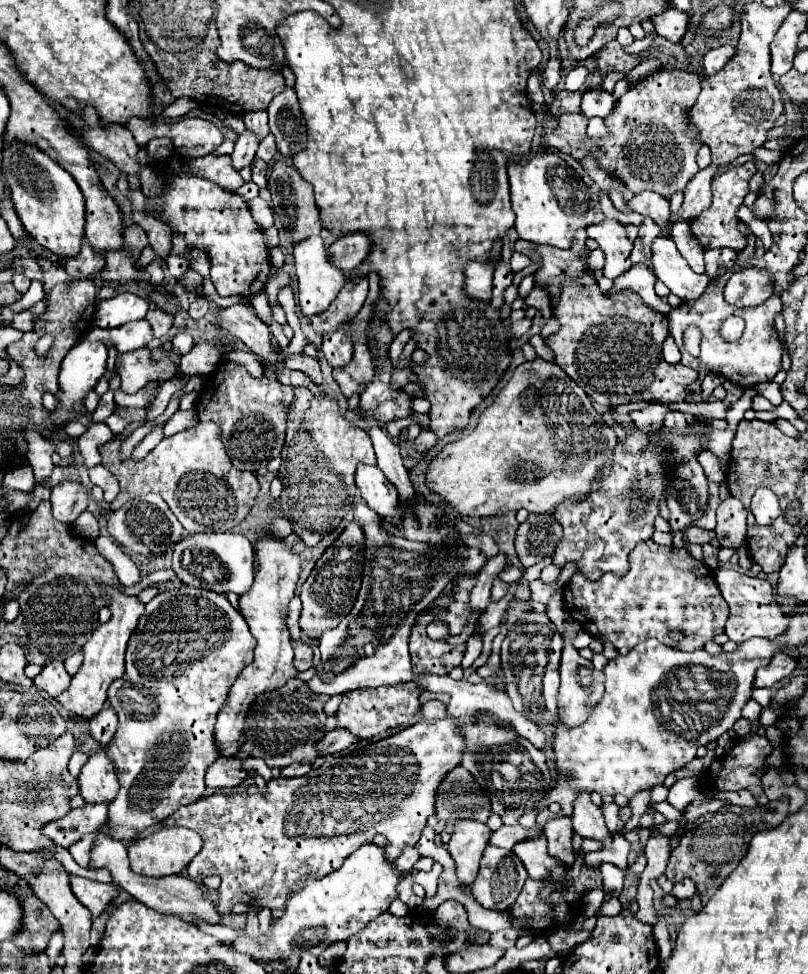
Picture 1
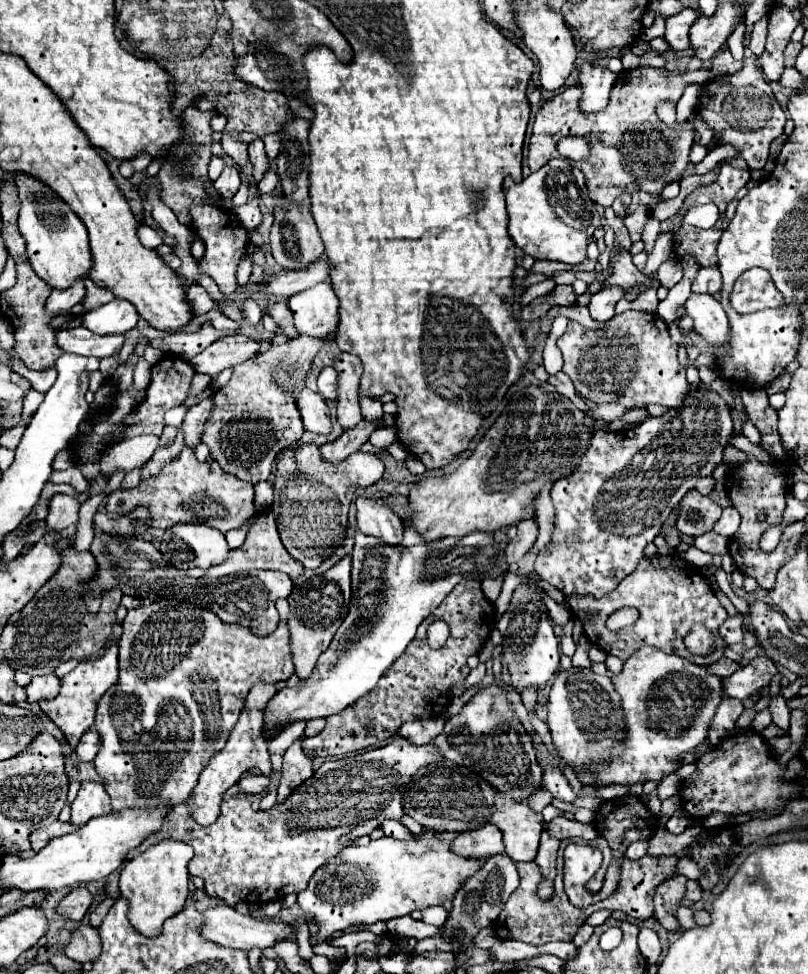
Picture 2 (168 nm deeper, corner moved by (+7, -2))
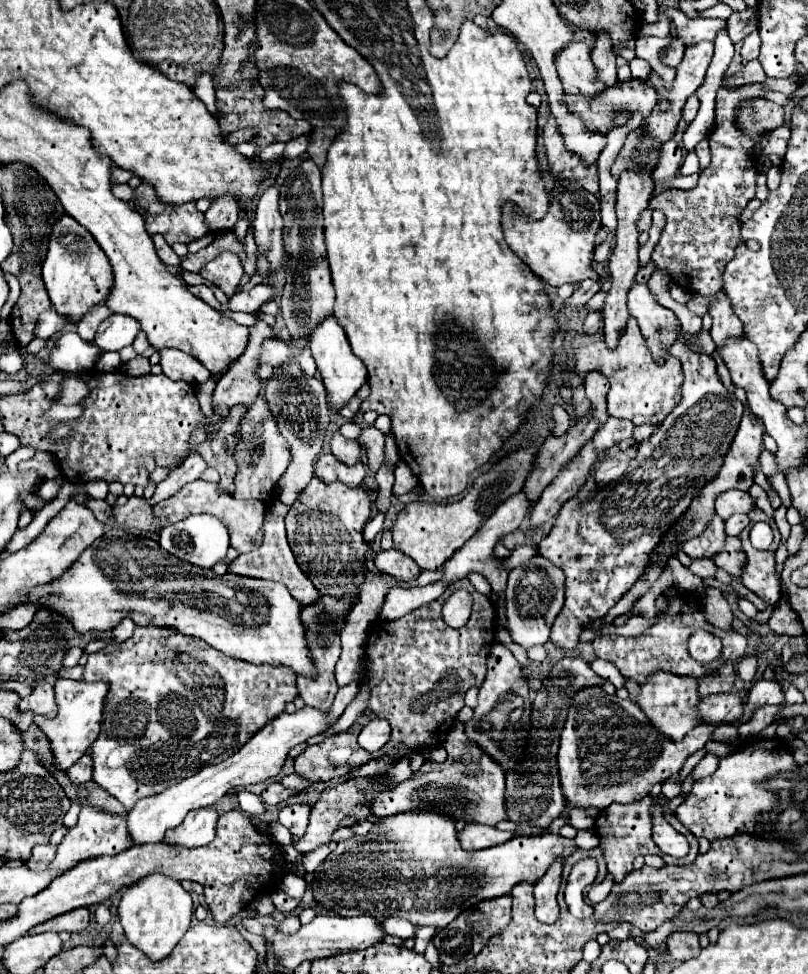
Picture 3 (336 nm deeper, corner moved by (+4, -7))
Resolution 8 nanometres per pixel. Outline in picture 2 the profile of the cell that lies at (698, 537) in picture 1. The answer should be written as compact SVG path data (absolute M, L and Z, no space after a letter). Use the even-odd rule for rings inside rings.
M711 532L711 534L703 534L695 540L695 548L703 550L703 552L709 552L709 554L719 554L719 556L725 556L729 552L727 548L727 538L723 538L721 534L717 532Z

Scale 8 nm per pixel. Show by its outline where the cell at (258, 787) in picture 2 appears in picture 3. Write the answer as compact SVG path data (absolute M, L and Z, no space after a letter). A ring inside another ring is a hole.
M270 783L264 791L262 791L262 795L260 795L260 799L264 801L264 803L268 803L268 805L278 805L278 803L282 803L282 801L286 801L290 795L294 795L296 793L296 789L286 789L286 787L282 787L280 783Z

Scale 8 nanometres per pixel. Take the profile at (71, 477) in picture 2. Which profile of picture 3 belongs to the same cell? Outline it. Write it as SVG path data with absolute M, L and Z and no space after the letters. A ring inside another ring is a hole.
M54 477L54 479L46 479L44 483L42 483L42 489L38 491L38 495L40 497L44 497L46 501L52 501L56 495L58 495L58 491L60 491L60 487L64 485L64 477Z

